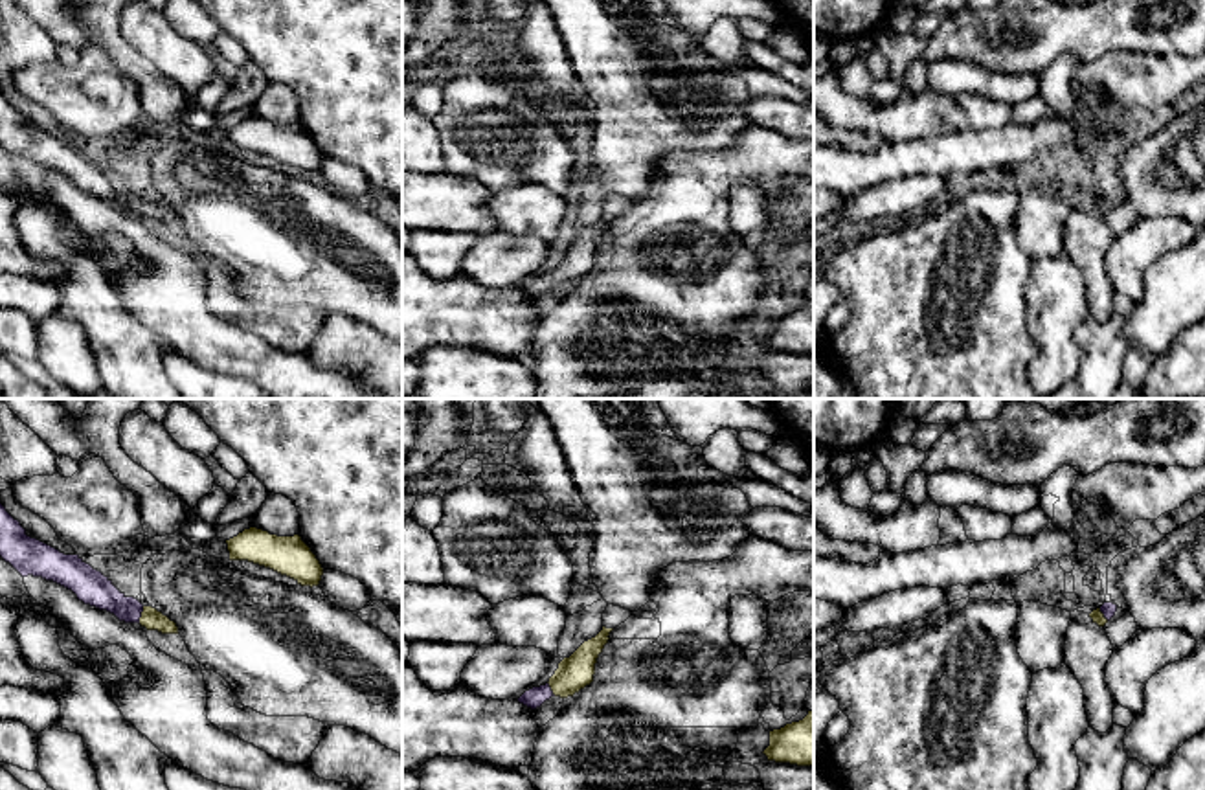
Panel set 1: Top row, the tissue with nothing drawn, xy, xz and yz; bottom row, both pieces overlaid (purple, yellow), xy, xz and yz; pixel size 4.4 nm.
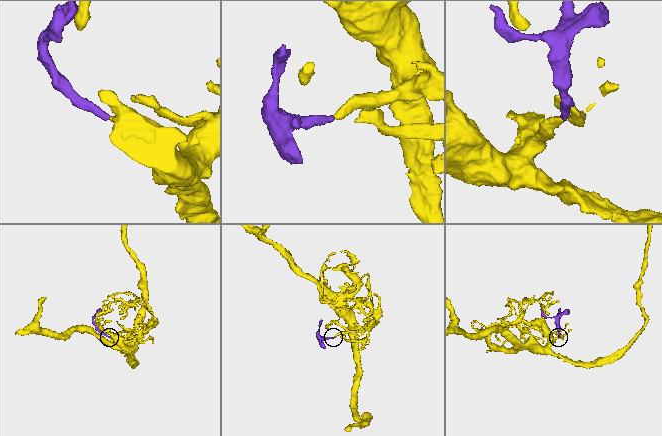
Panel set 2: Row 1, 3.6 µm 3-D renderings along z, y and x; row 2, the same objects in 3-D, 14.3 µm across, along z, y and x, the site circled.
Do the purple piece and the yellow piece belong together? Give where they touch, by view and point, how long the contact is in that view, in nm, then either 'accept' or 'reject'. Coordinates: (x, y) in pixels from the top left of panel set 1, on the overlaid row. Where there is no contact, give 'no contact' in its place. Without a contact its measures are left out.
contact xy (140, 614); length 80 nm; accept

